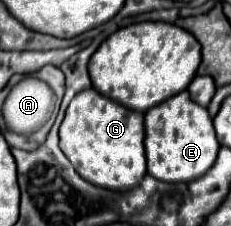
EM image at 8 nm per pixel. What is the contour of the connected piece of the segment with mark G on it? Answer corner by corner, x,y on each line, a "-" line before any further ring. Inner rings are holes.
85,89
73,97
67,107
65,119
59,127
61,151
77,167
77,173
89,183
113,189
129,191
147,173
145,169
144,115
129,111
111,99
105,99
97,89

